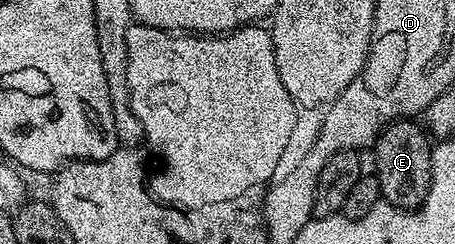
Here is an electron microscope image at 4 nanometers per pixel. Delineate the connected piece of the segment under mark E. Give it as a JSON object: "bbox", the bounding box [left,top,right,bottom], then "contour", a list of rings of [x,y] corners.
{"bbox":[370,118,432,209],"contour":[[[411,118],[393,119],[376,139],[374,146],[371,148],[370,154],[376,158],[376,168],[374,174],[380,180],[380,193],[387,202],[392,203],[395,207],[403,207],[405,209],[415,209],[424,202],[424,198],[428,196],[428,186],[432,183],[432,148],[429,136],[426,134],[425,128],[419,122],[413,121]]]}

